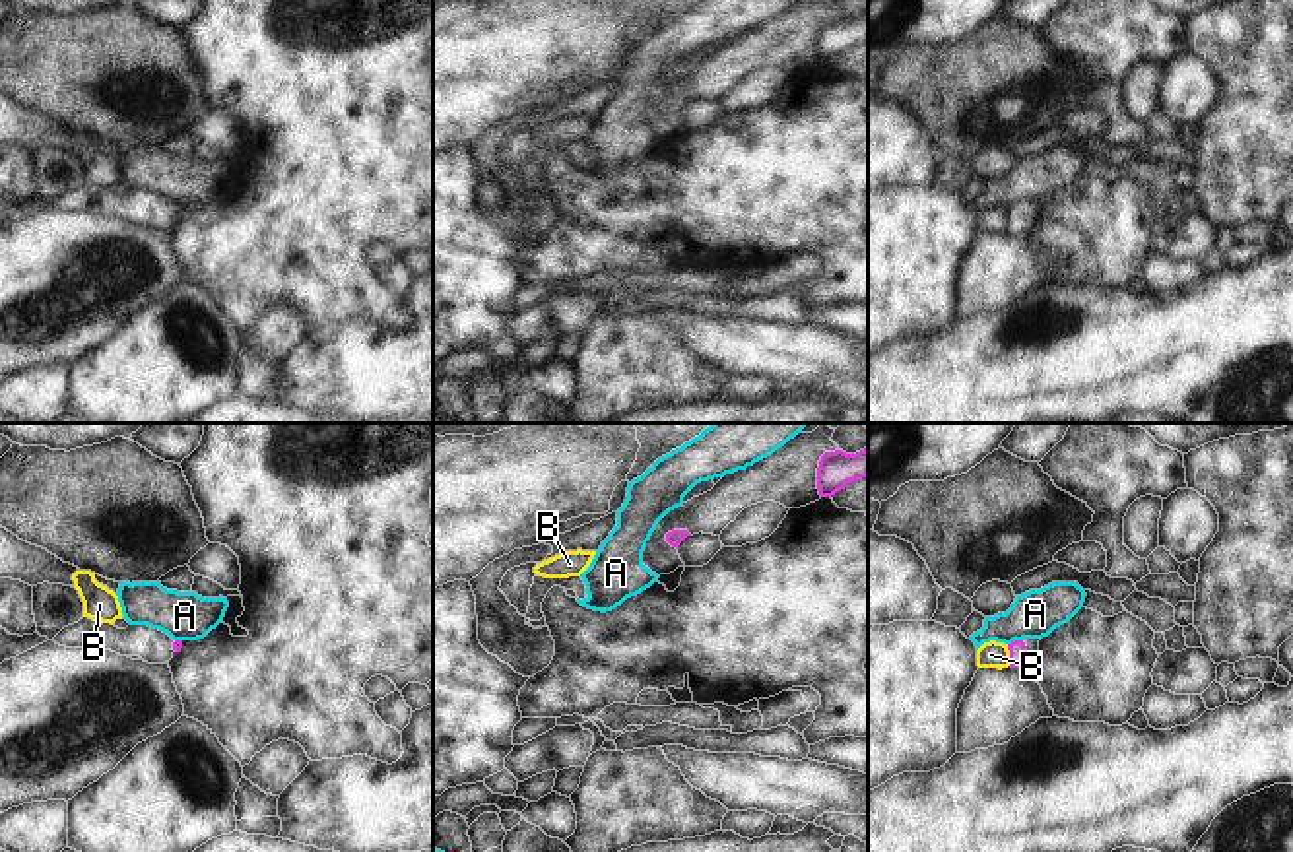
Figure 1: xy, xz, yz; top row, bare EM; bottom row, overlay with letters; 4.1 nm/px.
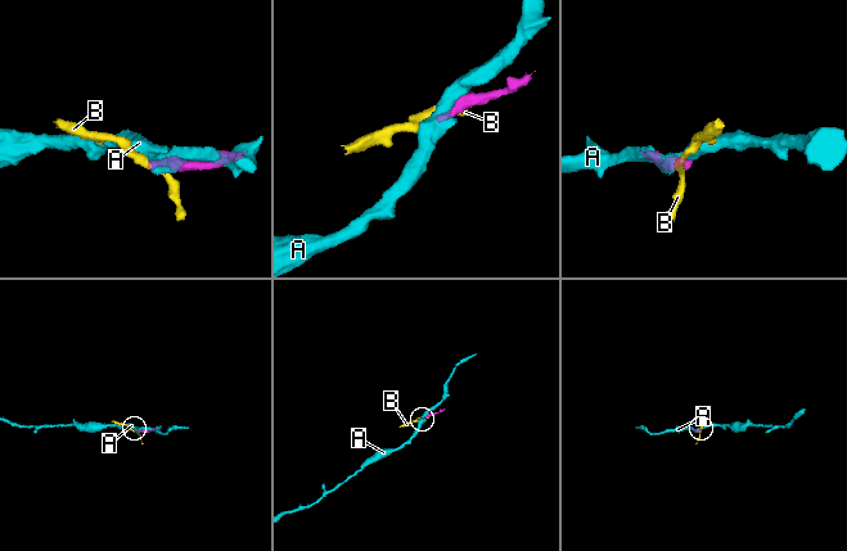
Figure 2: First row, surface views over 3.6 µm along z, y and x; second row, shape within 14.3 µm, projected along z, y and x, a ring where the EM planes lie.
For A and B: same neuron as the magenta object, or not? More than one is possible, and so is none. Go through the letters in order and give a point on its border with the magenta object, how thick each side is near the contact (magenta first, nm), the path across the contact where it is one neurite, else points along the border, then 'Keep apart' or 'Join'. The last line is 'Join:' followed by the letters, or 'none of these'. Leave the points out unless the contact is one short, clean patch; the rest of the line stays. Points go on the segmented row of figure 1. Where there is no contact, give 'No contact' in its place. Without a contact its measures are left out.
A: Touches magenta at yz (1014, 641). Thickness 80 nm (magenta) against 200 nm. Keep apart
B: Touches magenta at yz (1010, 655). Thickness 80 nm (magenta) against 110 nm. Boundary: yz (1006, 645), (1010, 664). Keep apart
Join: none of these.

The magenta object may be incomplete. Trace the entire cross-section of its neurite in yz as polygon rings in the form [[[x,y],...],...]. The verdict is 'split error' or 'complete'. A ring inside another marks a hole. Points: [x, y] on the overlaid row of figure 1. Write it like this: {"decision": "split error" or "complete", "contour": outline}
{"decision": "split error", "contour": [[[1023,639],[1023,640],[1013,640],[1011,644],[1008,644],[1010,666],[1011,668],[1023,668],[1025,662],[1037,654],[1039,640],[1041,639]]]}

